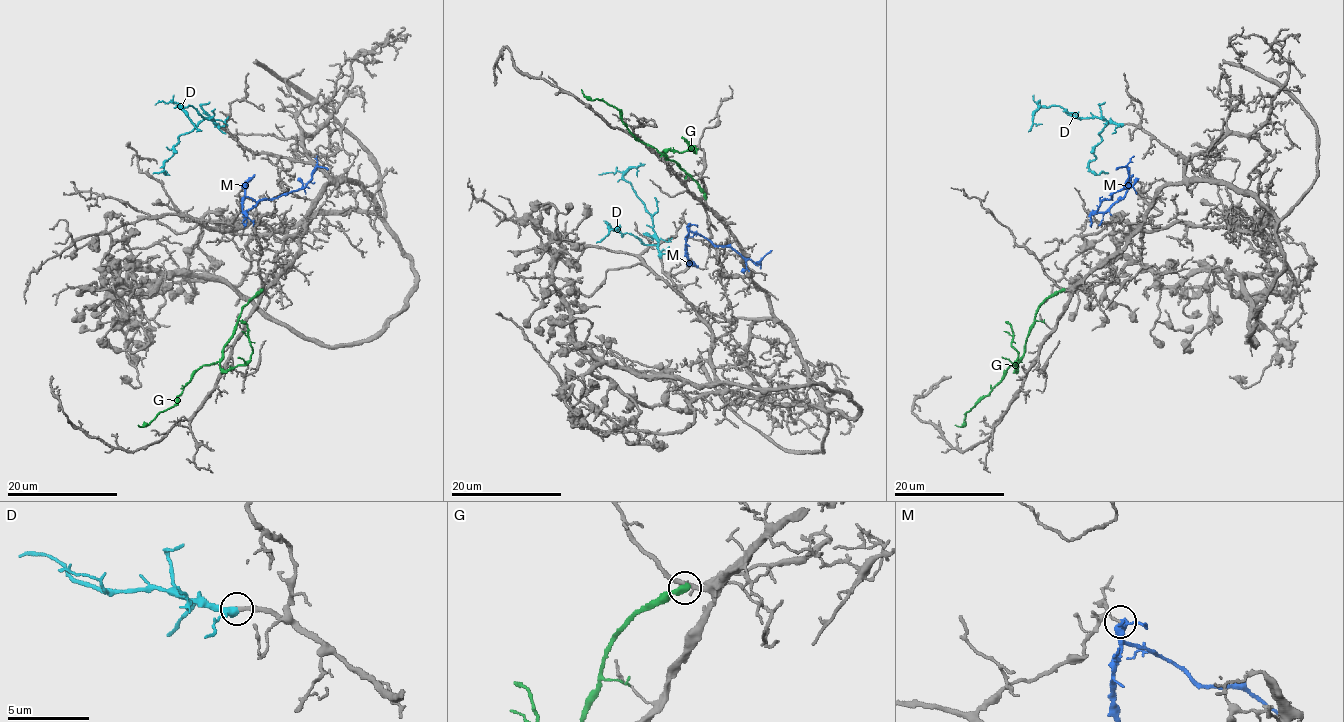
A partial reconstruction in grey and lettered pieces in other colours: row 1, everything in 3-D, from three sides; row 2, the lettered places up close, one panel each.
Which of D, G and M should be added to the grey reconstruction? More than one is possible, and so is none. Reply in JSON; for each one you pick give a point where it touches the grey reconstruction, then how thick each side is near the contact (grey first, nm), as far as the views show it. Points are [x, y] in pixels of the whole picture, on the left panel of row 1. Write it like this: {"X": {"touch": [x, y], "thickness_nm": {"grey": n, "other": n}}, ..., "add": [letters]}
{"D": {"touch": [217, 124], "thickness_nm": {"grey": 300, "other": 280}}, "add": ["D"]}

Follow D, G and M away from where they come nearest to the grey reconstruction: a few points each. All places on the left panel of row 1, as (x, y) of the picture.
D: (217, 123), (193, 106), (180, 107), (201, 130)
G: (262, 289), (242, 309), (223, 355), (198, 369), (172, 407), (137, 425)
M: (245, 215), (260, 201), (302, 188), (318, 166), (328, 169)

